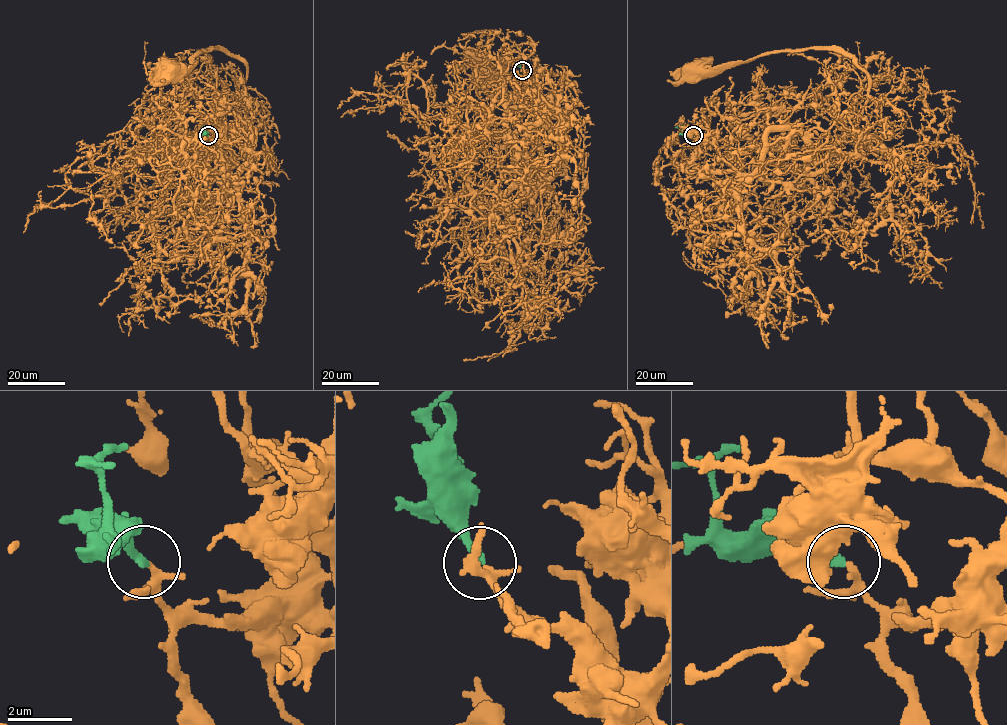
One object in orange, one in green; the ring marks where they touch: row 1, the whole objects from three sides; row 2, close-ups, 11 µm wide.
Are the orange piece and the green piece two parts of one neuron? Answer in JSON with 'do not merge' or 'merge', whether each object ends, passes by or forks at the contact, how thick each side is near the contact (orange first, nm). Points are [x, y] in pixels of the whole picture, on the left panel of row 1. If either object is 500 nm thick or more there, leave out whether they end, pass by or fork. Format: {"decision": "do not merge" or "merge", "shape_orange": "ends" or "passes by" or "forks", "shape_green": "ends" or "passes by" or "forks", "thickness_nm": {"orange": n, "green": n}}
{"decision": "merge", "shape_orange": "passes by", "shape_green": "ends", "thickness_nm": {"orange": 190, "green": 240}}

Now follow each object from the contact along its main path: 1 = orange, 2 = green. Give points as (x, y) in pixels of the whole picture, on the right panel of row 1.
1: (693, 136), (749, 174), (789, 128), (826, 130), (842, 94), (868, 93), (866, 74), (826, 48), (699, 67)
2: (693, 135), (684, 134), (680, 127), (675, 127)

